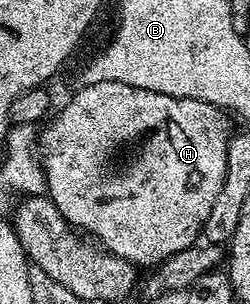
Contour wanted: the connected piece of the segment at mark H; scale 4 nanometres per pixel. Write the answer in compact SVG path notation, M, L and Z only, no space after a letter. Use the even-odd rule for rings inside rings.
M103 79L80 88L60 109L59 116L57 111L42 128L37 139L47 178L46 194L59 212L72 227L82 229L88 236L96 235L91 237L111 254L136 265L158 265L173 253L196 246L209 209L213 209L213 201L217 201L225 181L229 130L224 112L205 101L169 97L121 85L121 81Z

